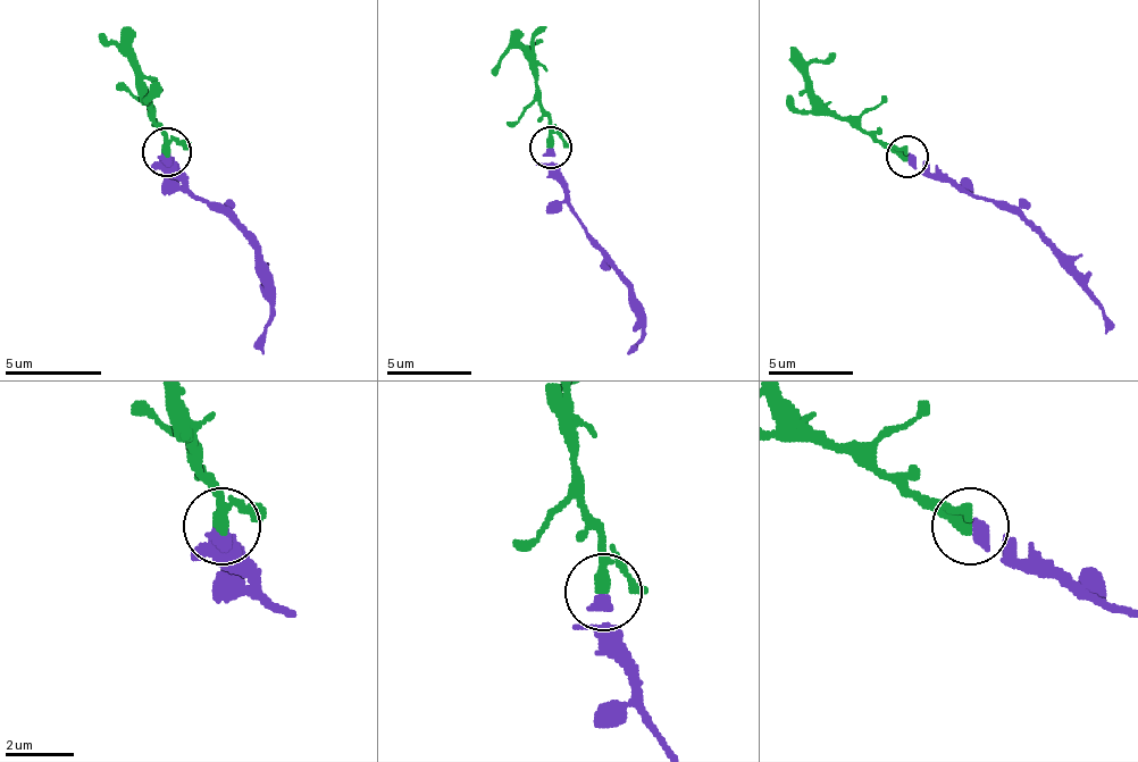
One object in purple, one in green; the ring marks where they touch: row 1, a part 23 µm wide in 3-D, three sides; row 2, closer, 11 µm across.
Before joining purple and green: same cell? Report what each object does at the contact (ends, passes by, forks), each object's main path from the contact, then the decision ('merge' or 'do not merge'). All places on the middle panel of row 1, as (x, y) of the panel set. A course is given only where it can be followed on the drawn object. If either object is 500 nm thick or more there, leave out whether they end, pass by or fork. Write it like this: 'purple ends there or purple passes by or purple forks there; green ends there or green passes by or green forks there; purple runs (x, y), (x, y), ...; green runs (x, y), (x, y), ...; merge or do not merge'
purple ends there; green ends there; purple runs (552, 150), (543, 162), (565, 189), (590, 243), (628, 285), (641, 336), (628, 353); green runs (552, 145), (552, 120), (538, 103), (535, 66), (513, 49), (493, 74); merge

